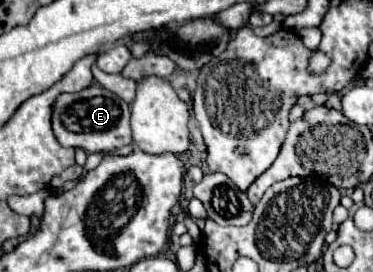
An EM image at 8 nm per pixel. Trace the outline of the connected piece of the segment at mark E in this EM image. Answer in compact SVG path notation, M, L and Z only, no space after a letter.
M93 84L79 92L59 94L53 102L51 128L61 146L83 148L89 154L111 152L133 142L129 126L129 104L99 84Z

